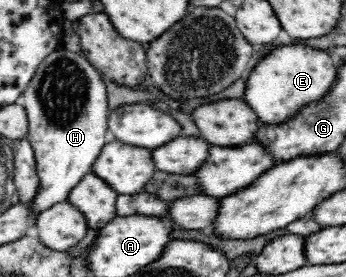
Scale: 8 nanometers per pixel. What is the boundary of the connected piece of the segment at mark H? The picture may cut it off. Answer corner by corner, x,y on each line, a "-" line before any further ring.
58,48
51,51
38,64
38,68
22,94
20,103
27,111
29,132
26,140
31,144
37,157
37,175
41,181
41,192
29,202
29,207
39,216
43,209
53,203
67,200
71,189
85,176
93,173
93,164
100,157
105,146
105,134
109,130
109,96
101,72
81,52

